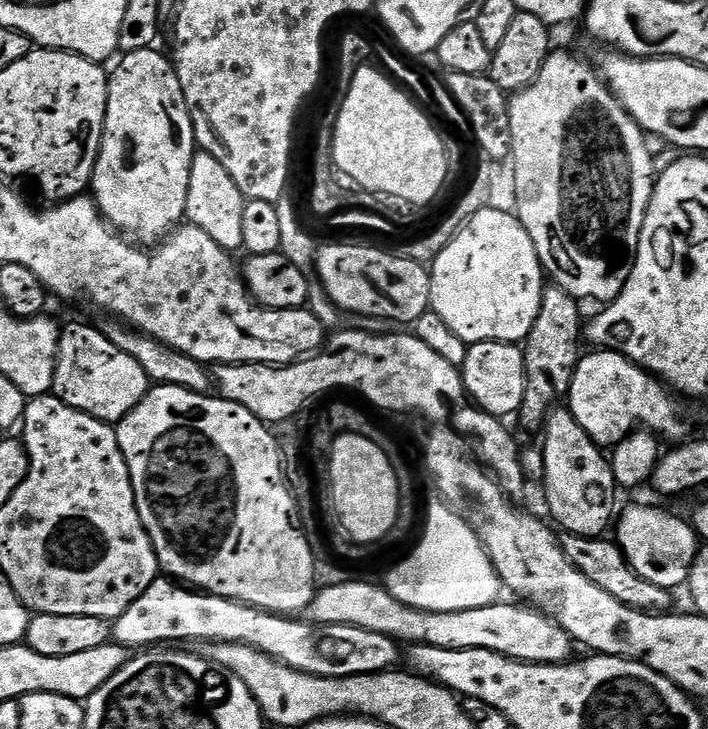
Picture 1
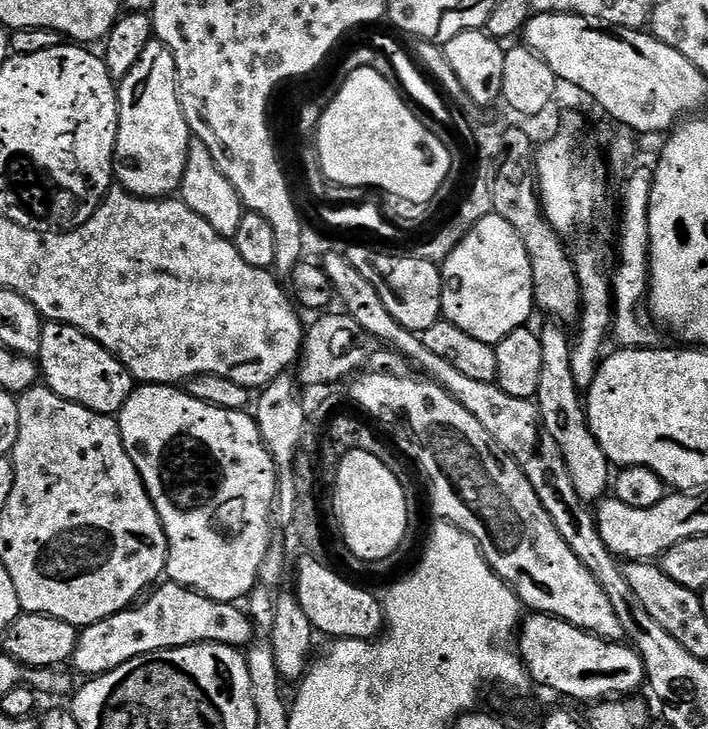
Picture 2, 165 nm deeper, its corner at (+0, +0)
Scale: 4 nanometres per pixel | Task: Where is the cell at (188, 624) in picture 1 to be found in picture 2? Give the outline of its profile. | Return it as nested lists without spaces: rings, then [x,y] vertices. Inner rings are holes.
[[[161,583],[143,602],[83,629],[70,661],[71,667],[76,667],[81,677],[91,678],[130,662],[130,658],[191,644],[229,644],[232,648],[243,649],[253,643],[254,625],[247,611],[236,607],[240,606],[211,600],[180,584]]]

